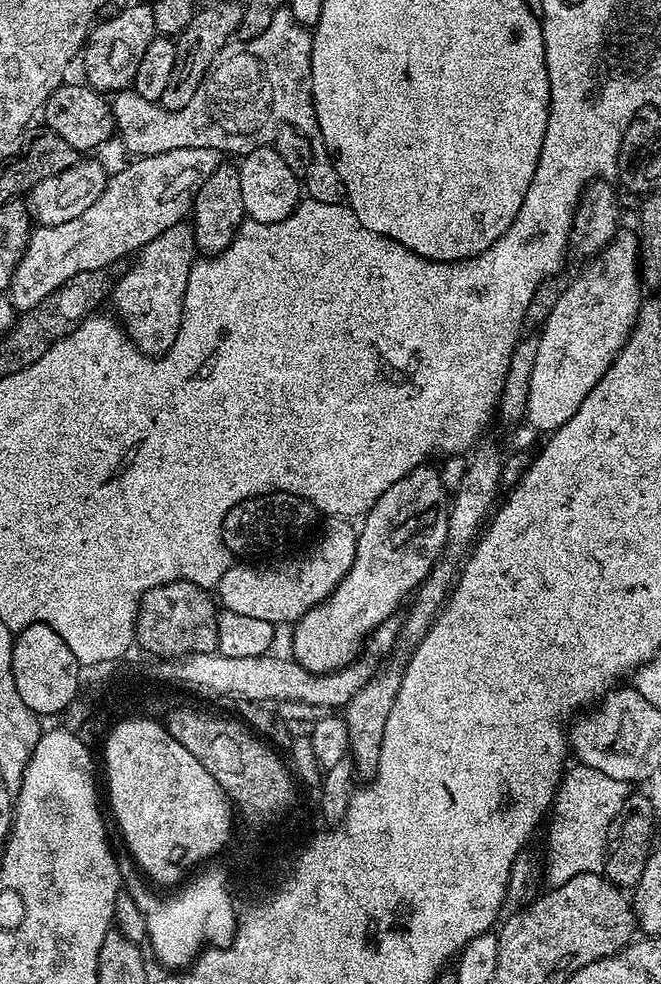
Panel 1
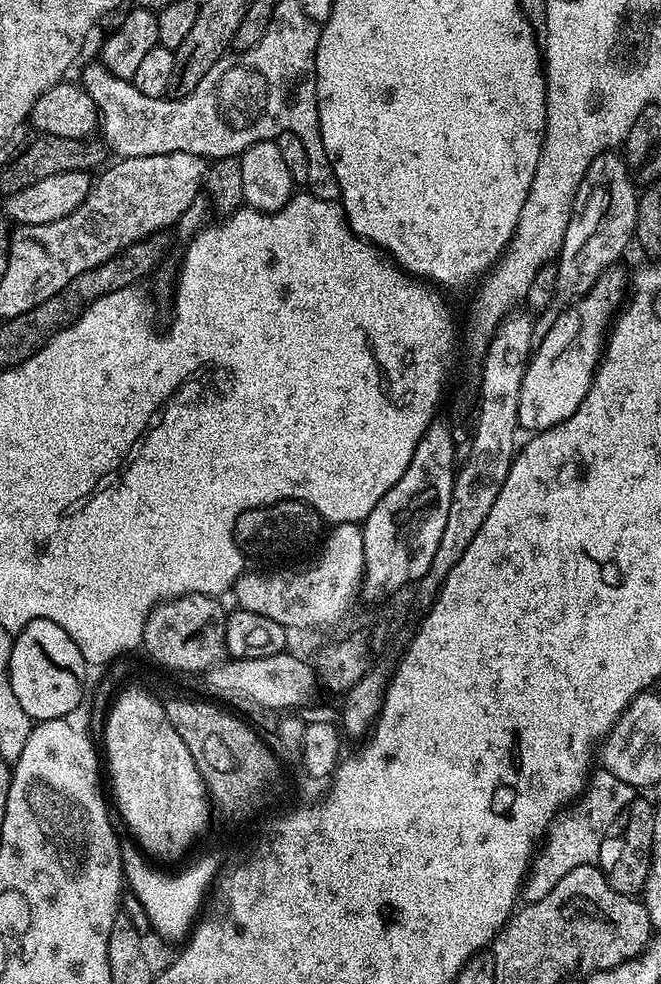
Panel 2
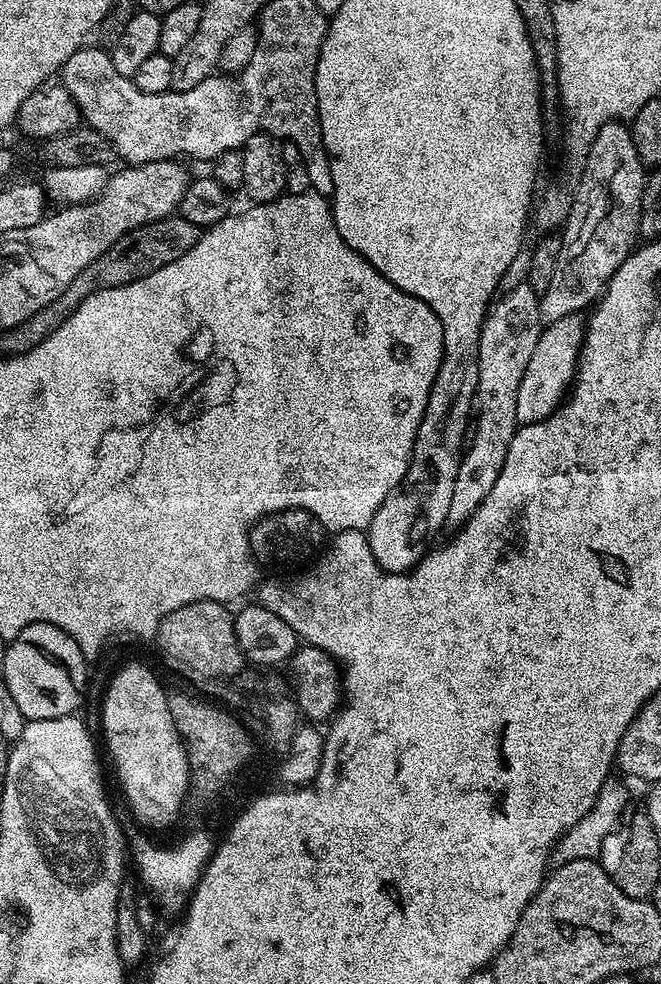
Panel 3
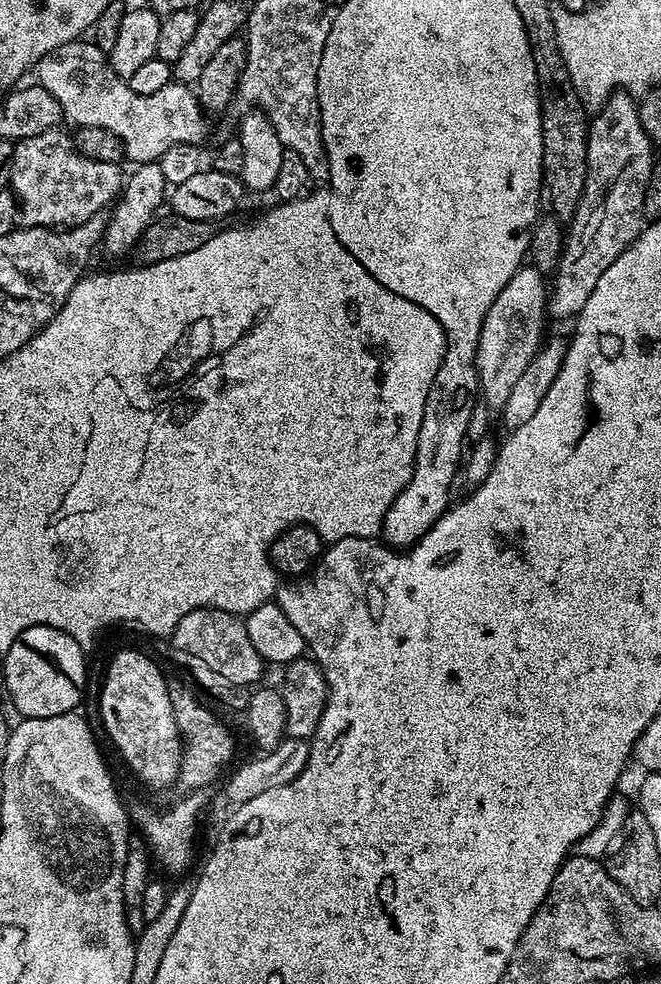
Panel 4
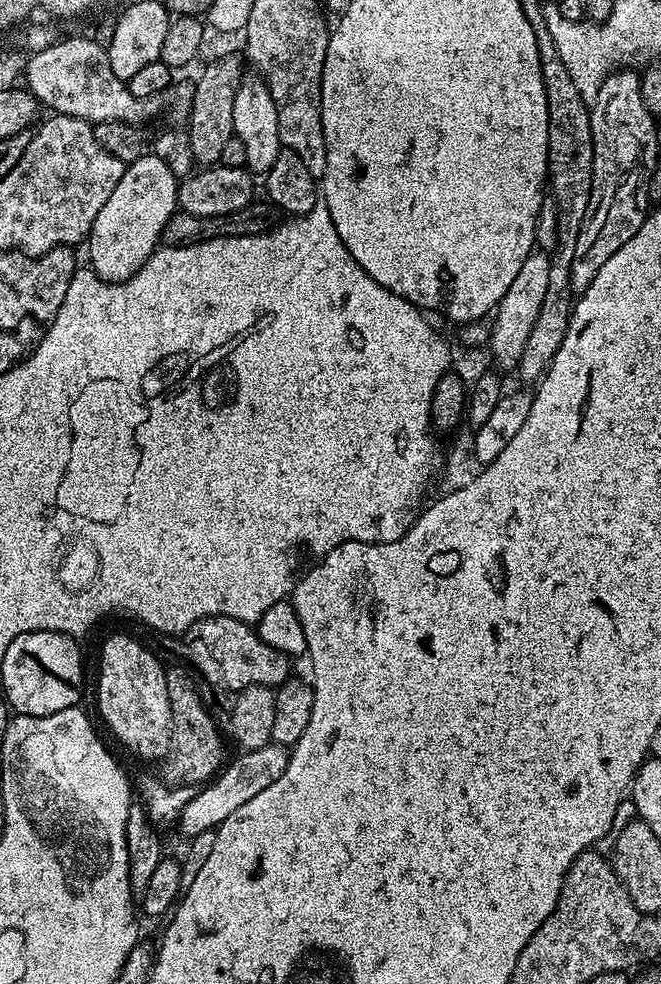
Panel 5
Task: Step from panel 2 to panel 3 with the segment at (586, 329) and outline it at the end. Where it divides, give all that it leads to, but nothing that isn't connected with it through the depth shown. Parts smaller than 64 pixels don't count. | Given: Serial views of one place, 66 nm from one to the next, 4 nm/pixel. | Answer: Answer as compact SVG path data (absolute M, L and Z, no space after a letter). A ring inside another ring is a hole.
M573 314L566 318L558 318L558 322L549 324L543 329L534 354L526 365L521 386L518 388L517 422L519 425L544 420L564 403L572 382L576 379L576 364L580 361L580 347L584 344L585 327L585 317Z

